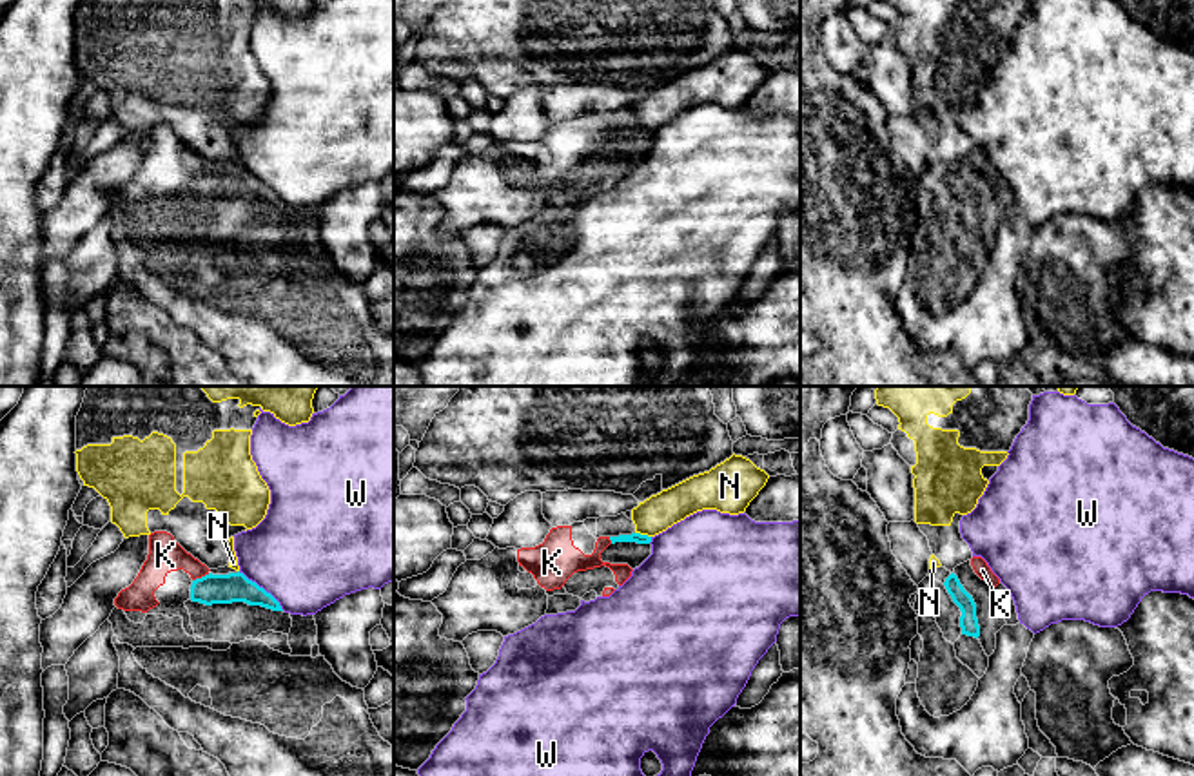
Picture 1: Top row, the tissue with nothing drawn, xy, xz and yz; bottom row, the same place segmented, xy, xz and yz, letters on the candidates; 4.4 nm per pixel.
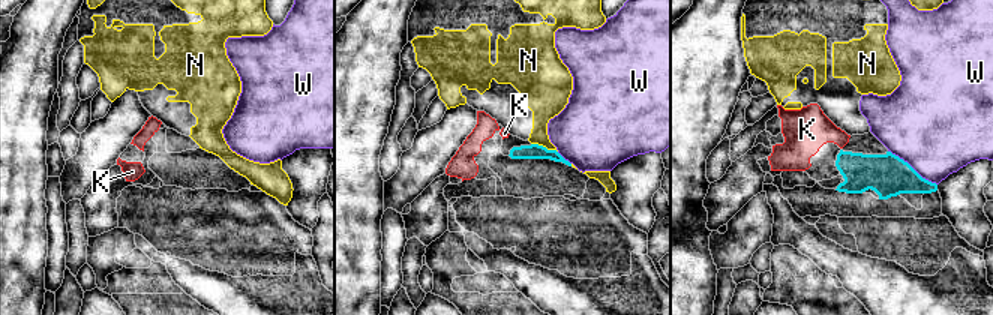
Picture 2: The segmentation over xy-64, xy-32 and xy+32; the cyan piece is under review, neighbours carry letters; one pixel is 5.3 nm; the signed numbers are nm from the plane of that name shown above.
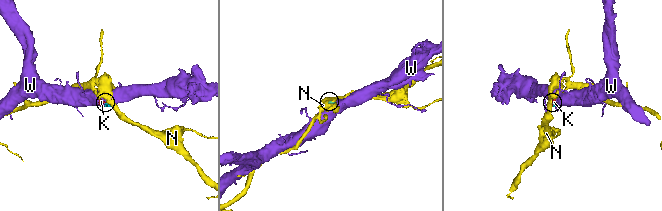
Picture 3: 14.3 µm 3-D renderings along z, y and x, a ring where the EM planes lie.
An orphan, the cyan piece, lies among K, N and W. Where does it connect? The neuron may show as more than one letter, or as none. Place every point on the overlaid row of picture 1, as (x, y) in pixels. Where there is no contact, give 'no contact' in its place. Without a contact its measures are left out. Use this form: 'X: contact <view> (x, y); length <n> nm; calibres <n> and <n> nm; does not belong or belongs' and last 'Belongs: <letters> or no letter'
K: contact xy (202, 577); length 90 nm; calibres 130 and 150 nm; belongs
N: contact xz (643, 535); length 80 nm; calibres 50 and 160 nm; does not belong
W: contact xy (262, 588); length 260 nm; calibres 130 and 480 nm; does not belong
Belongs: K

